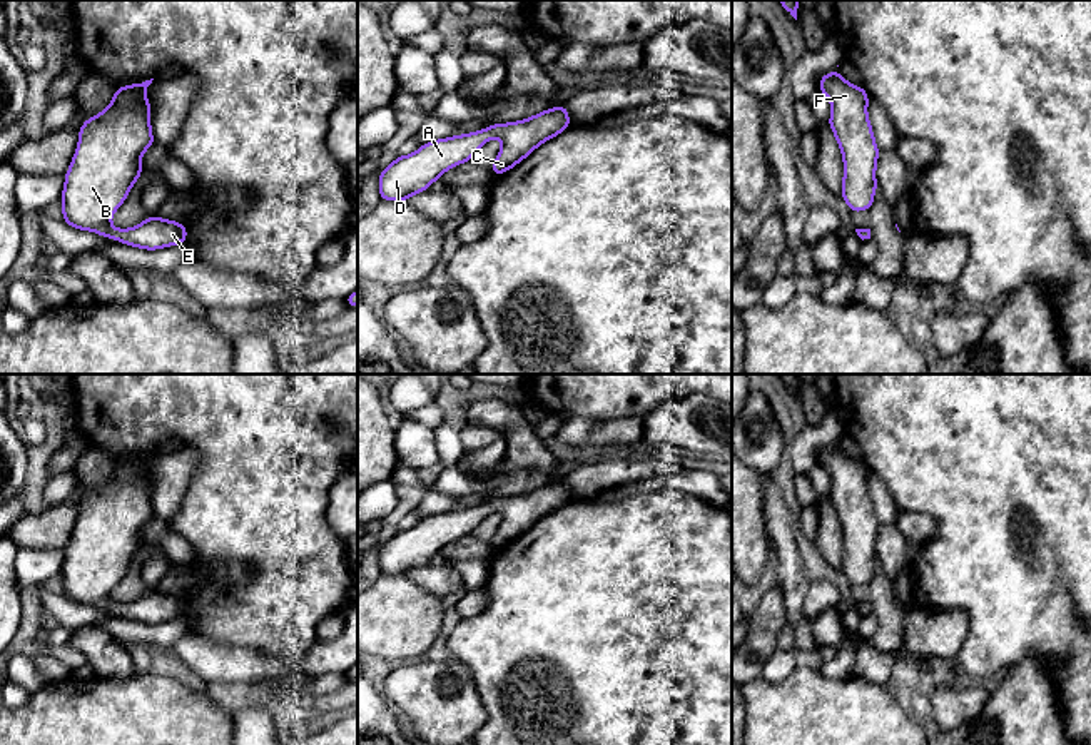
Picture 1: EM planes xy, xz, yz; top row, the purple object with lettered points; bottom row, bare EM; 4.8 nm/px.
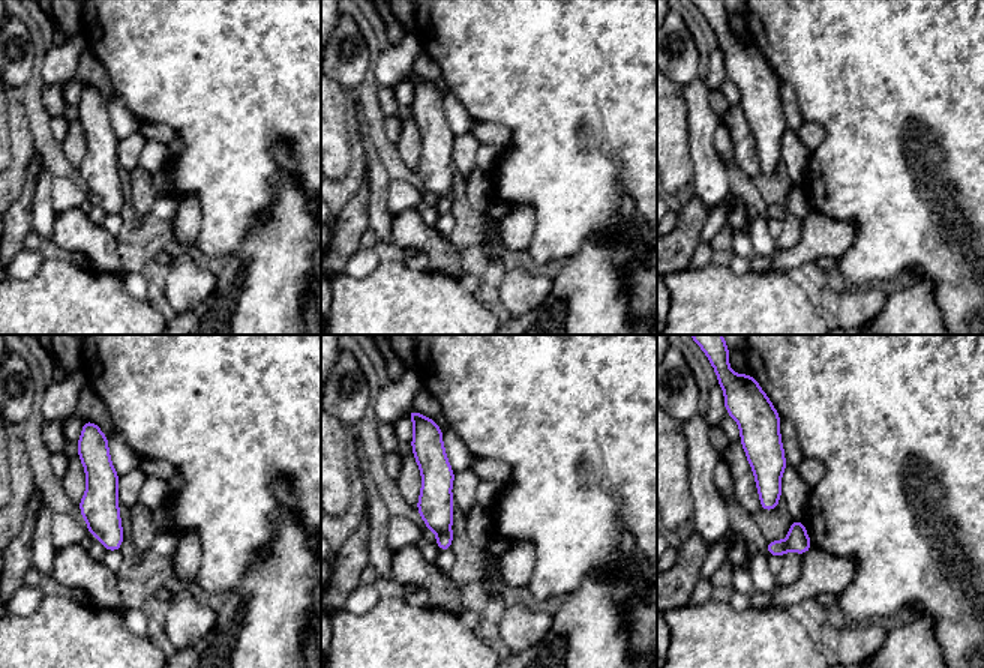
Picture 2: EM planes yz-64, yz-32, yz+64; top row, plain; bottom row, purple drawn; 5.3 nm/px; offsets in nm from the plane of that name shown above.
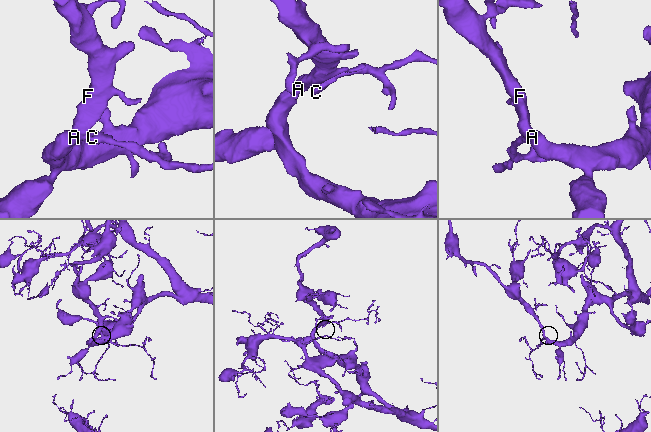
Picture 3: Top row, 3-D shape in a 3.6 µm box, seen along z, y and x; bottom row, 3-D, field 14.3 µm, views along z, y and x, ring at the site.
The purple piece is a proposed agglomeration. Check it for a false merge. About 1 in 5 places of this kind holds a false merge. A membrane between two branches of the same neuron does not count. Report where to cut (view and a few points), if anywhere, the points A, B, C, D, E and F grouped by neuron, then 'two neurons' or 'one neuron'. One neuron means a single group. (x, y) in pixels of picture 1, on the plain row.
no cut; A B C D E F; one neuron

